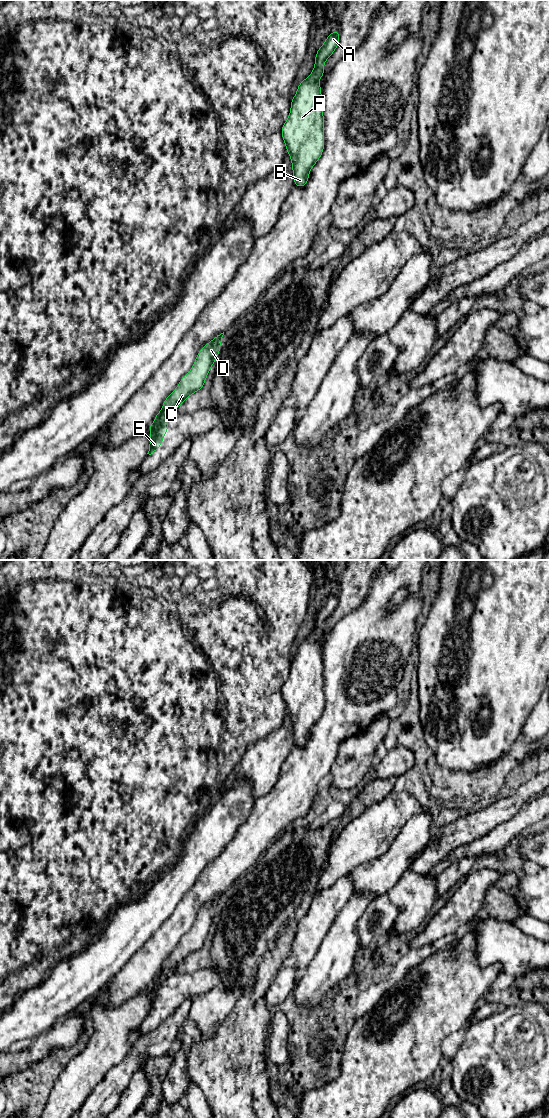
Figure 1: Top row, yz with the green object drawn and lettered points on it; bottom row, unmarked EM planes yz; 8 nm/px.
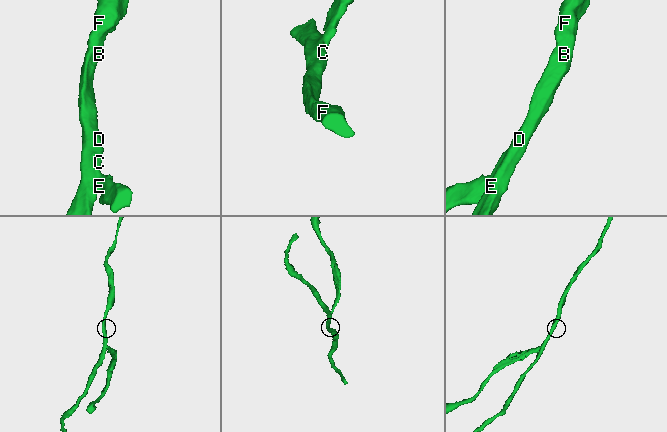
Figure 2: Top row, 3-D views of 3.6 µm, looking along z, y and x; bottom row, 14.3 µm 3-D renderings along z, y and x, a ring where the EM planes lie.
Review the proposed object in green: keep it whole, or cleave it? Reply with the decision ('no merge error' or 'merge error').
merge error

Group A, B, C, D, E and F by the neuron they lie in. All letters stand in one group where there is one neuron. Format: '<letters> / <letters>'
A B C D F / E

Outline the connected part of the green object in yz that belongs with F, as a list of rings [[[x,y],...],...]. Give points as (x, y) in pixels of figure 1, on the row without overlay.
[[[339,590],[333,591],[318,609],[315,626],[310,636],[304,639],[292,658],[290,674],[281,689],[282,698],[289,713],[294,736],[294,745],[303,747],[309,739],[309,732],[319,720],[324,709],[324,677],[320,638],[324,635],[325,621],[333,614],[339,603]]]

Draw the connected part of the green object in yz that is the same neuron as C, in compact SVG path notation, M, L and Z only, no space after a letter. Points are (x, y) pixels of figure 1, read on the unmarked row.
M224 892L217 895L199 911L193 927L181 939L177 948L166 958L162 969L154 979L154 983L158 984L161 980L173 975L180 964L204 946L209 930L219 915L223 895Z

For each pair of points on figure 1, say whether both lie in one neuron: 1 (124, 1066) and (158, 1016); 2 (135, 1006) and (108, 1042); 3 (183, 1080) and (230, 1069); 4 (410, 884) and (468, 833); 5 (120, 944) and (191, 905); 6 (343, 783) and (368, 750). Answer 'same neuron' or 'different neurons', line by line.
1: different neurons
2: same neuron
3: different neurons
4: different neurons
5: different neurons
6: same neuron

